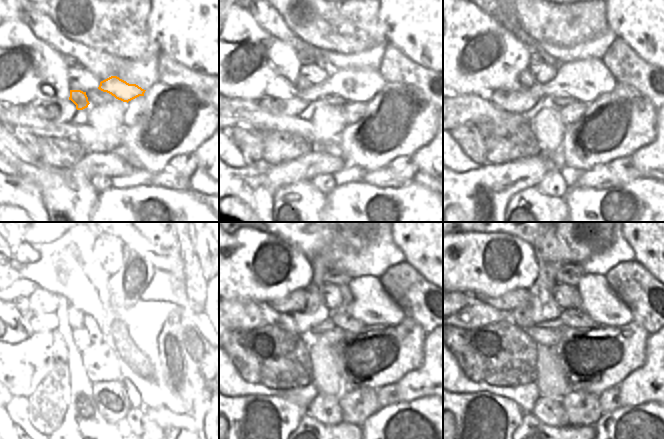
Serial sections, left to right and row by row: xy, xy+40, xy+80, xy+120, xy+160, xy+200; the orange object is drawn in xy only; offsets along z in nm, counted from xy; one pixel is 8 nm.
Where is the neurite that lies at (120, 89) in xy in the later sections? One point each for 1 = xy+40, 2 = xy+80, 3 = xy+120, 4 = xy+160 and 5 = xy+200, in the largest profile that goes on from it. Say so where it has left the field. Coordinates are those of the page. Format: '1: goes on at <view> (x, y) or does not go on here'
1: goes on at xy+40 (353, 85)
2: goes on at xy+80 (585, 80)
3: goes on at xy+120 (139, 301)
4: goes on at xy+160 (371, 305)
5: goes on at xy+200 (597, 299)

